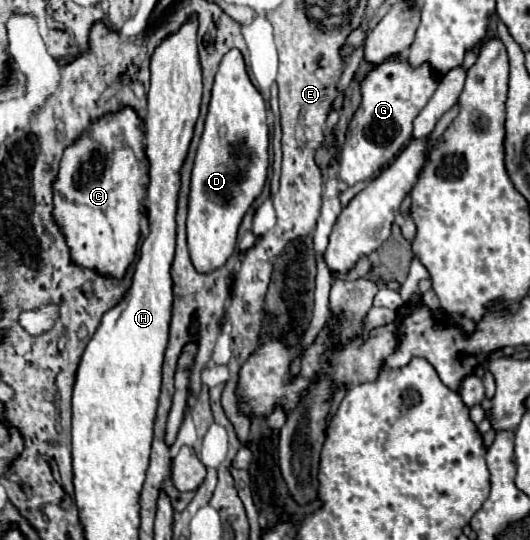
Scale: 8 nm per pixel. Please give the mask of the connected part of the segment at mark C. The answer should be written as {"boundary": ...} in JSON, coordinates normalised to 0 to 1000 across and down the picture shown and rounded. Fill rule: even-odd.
{"boundary":[[[230,198],[215,209],[196,209],[192,217],[174,220],[166,239],[136,269],[121,276],[106,335],[98,339],[98,406],[125,443],[132,480],[140,491],[208,513],[238,509],[238,498],[257,476],[264,446],[264,409],[272,402],[279,309],[283,306],[272,265],[272,224],[249,198]]]}

